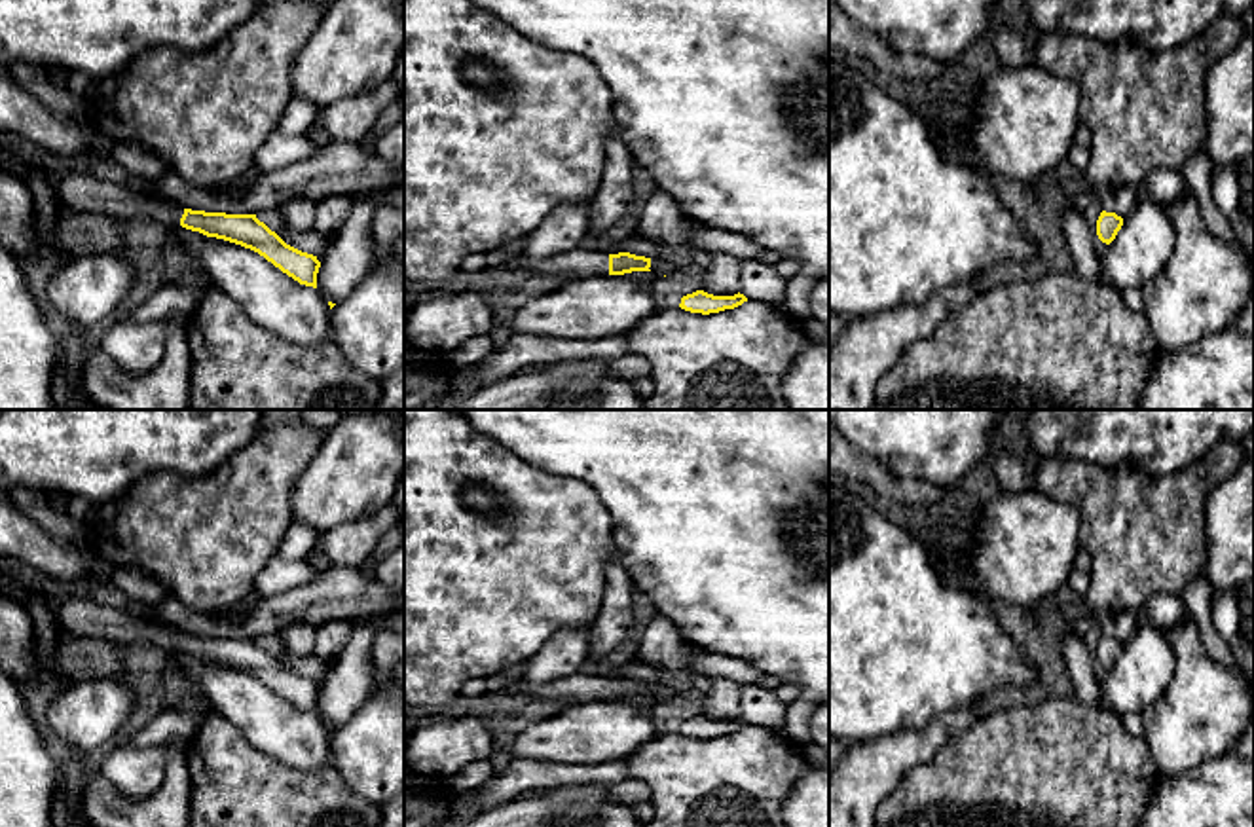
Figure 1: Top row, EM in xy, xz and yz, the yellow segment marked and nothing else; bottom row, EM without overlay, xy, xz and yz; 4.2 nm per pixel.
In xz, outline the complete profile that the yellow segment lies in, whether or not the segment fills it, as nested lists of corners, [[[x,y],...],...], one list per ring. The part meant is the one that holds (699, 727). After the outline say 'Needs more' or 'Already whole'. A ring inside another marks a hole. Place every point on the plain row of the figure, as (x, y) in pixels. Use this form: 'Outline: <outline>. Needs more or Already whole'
Outline: [[[696,715],[692,719],[683,721],[679,732],[691,738],[710,740],[725,734],[734,734],[744,726],[747,726],[747,723],[740,717],[734,721],[713,721],[704,715]]]. Already whole

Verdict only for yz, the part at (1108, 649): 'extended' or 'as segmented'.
as segmented

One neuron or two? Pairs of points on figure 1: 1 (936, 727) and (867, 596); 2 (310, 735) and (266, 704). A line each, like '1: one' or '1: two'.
1: two
2: one

